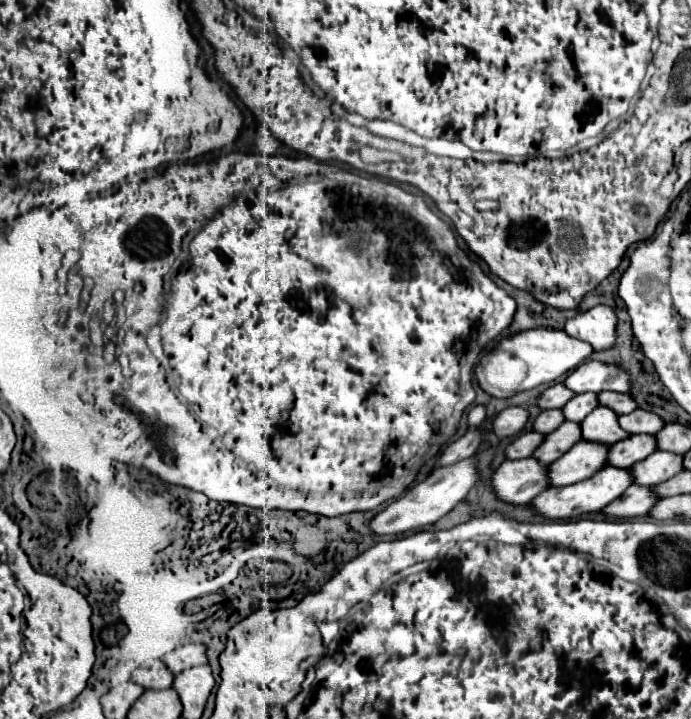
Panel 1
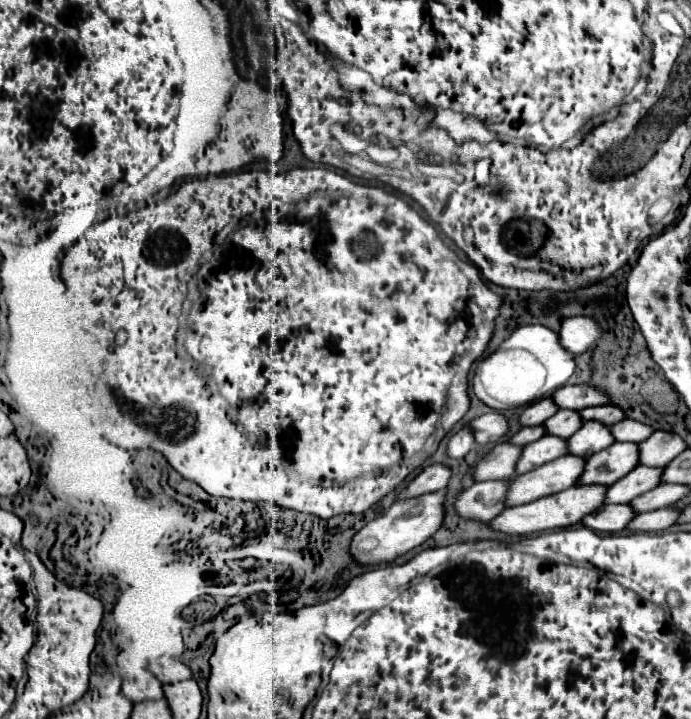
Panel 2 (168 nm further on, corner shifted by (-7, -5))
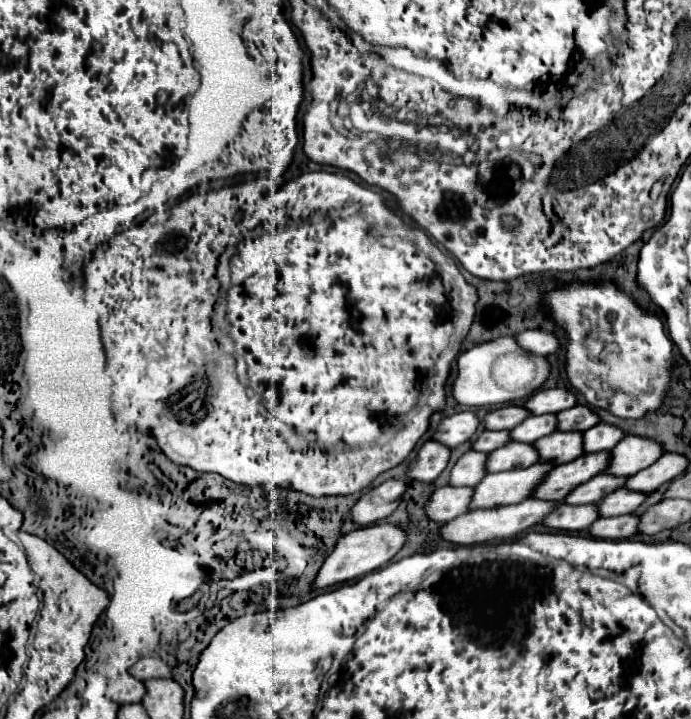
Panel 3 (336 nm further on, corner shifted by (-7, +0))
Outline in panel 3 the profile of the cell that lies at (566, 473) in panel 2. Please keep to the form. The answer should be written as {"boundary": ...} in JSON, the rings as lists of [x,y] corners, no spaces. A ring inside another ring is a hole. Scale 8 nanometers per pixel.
{"boundary":[[[535,463],[527,469],[489,473],[483,483],[475,485],[475,499],[471,501],[471,509],[521,503],[523,499],[533,495],[551,467],[551,463]]]}

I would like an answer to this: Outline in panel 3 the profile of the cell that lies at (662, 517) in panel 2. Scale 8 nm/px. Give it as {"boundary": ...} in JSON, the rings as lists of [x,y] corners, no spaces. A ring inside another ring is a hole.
{"boundary":[[[619,515],[619,517],[603,517],[591,525],[591,535],[601,539],[627,539],[639,533],[639,517],[637,515]]]}

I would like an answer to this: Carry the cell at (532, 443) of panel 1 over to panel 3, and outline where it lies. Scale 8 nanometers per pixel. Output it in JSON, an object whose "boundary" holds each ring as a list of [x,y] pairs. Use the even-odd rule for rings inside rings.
{"boundary":[[[467,451],[451,469],[451,485],[471,485],[475,487],[477,483],[483,481],[483,477],[487,475],[487,459],[489,453],[481,453],[481,451]]]}

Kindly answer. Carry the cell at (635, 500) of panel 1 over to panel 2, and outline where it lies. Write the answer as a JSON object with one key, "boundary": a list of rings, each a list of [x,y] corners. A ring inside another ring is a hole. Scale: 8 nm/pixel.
{"boundary":[[[603,504],[581,522],[595,532],[621,532],[635,518],[629,504]]]}

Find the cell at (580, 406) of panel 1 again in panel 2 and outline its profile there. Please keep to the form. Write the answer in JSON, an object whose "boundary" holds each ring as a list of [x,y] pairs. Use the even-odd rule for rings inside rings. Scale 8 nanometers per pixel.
{"boundary":[[[559,410],[555,416],[551,416],[549,420],[543,422],[543,428],[545,428],[545,436],[567,438],[567,436],[573,436],[581,428],[581,424],[583,424],[583,420],[579,418],[579,412]]]}

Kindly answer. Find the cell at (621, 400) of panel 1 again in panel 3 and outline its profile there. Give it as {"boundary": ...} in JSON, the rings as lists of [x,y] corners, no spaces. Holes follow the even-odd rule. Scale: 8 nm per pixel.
{"boundary":[[[575,405],[571,409],[557,413],[557,419],[559,419],[559,431],[587,431],[601,421],[593,409],[583,405]]]}

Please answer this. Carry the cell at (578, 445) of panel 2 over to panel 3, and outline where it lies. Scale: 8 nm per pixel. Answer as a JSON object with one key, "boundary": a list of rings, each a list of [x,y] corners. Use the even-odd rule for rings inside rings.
{"boundary":[[[559,431],[557,435],[547,435],[533,443],[539,447],[539,461],[549,461],[563,465],[581,457],[583,451],[583,433],[581,431]]]}

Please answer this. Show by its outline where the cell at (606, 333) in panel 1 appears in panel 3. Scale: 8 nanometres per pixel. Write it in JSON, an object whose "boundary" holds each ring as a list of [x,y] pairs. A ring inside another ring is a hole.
{"boundary":[[[533,329],[533,331],[523,331],[519,333],[519,343],[521,347],[527,347],[529,351],[535,351],[539,355],[551,355],[559,349],[559,339],[555,333]]]}

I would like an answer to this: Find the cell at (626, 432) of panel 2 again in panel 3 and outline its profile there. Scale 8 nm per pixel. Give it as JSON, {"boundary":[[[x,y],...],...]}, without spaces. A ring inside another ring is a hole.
{"boundary":[[[599,423],[591,429],[585,431],[585,453],[595,453],[595,451],[611,451],[611,447],[615,447],[623,437],[625,437],[625,431],[615,427],[615,425],[609,425],[609,423]]]}

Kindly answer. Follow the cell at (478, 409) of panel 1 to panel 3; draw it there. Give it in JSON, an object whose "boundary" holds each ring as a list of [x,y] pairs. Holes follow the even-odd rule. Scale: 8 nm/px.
{"boundary":[[[427,441],[419,451],[417,461],[411,465],[409,477],[423,483],[431,483],[447,467],[449,457],[451,457],[451,449],[447,445],[439,441]]]}

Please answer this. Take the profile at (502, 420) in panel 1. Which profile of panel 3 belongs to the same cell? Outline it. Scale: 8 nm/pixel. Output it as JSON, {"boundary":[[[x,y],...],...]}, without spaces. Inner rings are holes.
{"boundary":[[[473,411],[455,413],[453,417],[447,417],[439,423],[439,429],[433,435],[433,439],[445,443],[447,447],[457,447],[469,441],[477,433],[477,427],[479,427],[479,417]]]}

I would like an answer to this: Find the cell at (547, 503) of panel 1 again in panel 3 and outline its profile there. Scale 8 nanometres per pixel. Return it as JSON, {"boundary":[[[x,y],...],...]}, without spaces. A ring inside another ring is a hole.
{"boundary":[[[529,497],[523,503],[517,505],[503,505],[503,507],[493,507],[493,509],[475,509],[469,511],[467,515],[453,519],[451,523],[441,527],[441,535],[447,541],[459,543],[459,545],[473,545],[473,543],[489,543],[495,539],[509,539],[515,537],[519,533],[523,533],[525,529],[543,523],[543,519],[547,515],[551,515],[555,509],[559,507],[557,501],[543,501],[537,497]]]}

